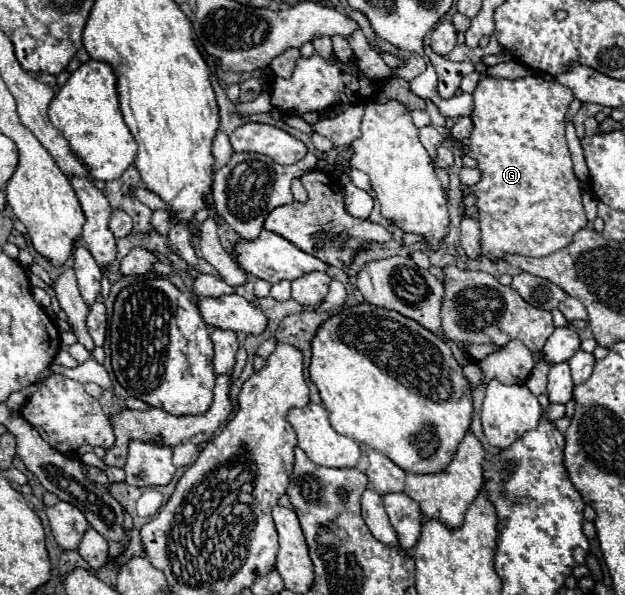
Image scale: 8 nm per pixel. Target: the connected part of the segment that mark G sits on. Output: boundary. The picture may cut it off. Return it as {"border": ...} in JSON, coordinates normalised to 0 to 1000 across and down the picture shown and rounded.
{"border":[[[846,126],[827,136],[776,129],[766,136],[757,153],[760,183],[754,190],[757,224],[744,234],[750,247],[741,254],[766,271],[763,284],[770,287],[770,304],[757,311],[766,348],[766,378],[770,378],[770,418],[782,435],[802,435],[808,425],[827,425],[843,432],[875,432],[907,408],[914,395],[939,378],[939,365],[930,341],[930,314],[917,291],[914,257],[904,237],[907,183],[914,176],[917,153],[891,136],[872,136],[859,126]]]}

